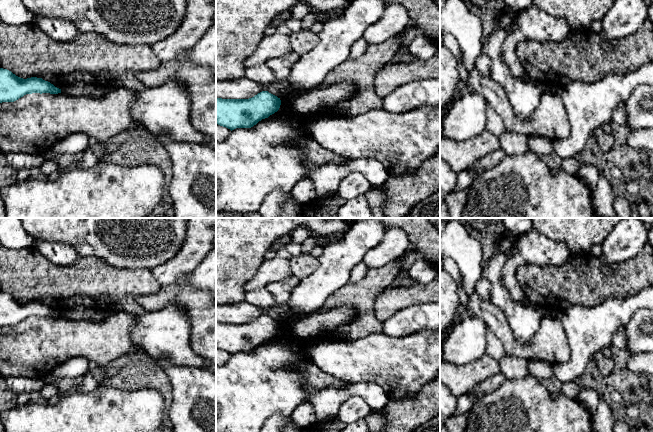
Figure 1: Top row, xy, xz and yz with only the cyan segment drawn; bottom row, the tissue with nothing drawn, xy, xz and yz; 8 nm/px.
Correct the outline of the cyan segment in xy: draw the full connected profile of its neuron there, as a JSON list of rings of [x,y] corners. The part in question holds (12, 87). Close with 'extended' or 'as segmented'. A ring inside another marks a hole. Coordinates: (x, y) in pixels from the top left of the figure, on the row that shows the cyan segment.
[[[0,68],[0,103],[14,102],[26,94],[32,93],[63,93],[69,96],[91,96],[99,98],[108,90],[95,85],[76,81],[72,85],[59,89],[42,78],[20,78],[7,69]]]; extended

